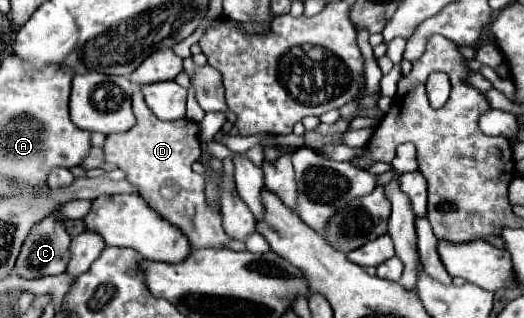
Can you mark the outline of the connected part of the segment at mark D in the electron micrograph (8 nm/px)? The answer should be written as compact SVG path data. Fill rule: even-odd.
M141 90L133 94L133 112L137 124L129 132L107 136L103 146L105 160L117 164L127 174L127 180L141 190L149 206L181 228L195 248L223 248L233 238L223 230L221 210L209 208L207 204L205 178L191 170L191 164L201 156L197 124L185 118L173 122L159 120L147 108Z

